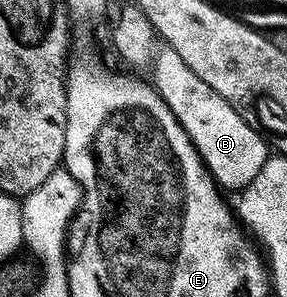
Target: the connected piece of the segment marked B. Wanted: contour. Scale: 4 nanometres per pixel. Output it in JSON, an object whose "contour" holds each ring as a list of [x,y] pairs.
{"contour":[[[165,45],[156,52],[151,65],[152,71],[152,84],[165,99],[182,129],[191,137],[199,157],[216,184],[226,192],[239,193],[246,189],[271,155],[268,140],[266,143],[259,135],[260,130],[245,121],[236,106],[228,103],[213,87],[209,87],[190,71],[181,55],[173,48]]]}

